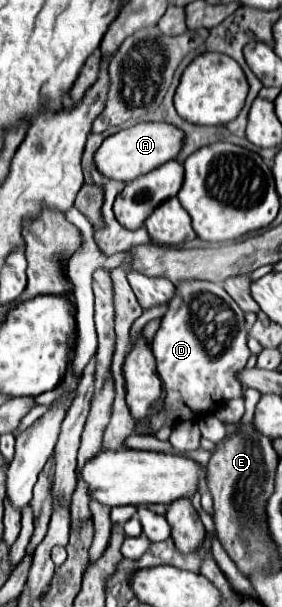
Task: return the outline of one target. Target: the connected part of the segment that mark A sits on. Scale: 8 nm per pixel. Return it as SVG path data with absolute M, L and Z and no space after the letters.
M140 122L126 130L120 130L114 136L108 136L94 154L94 162L106 178L132 182L134 178L158 168L160 164L174 160L182 150L182 142L184 142L182 130L168 122Z

